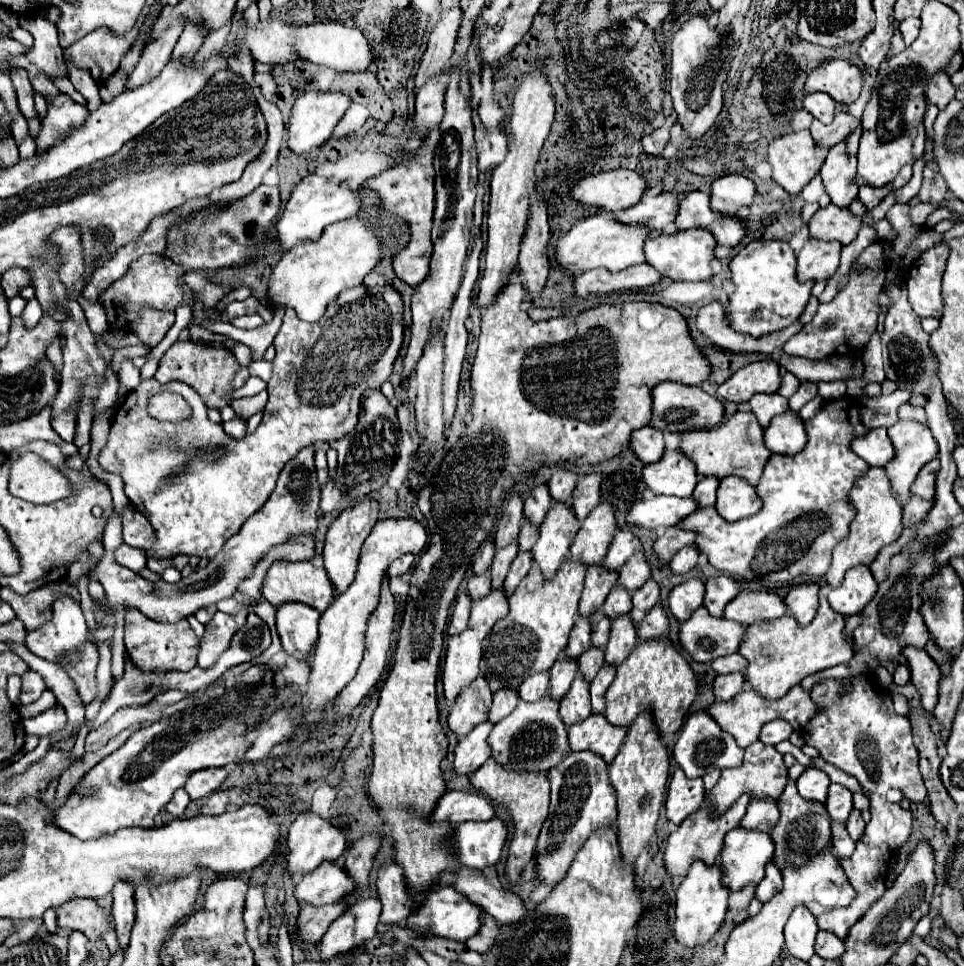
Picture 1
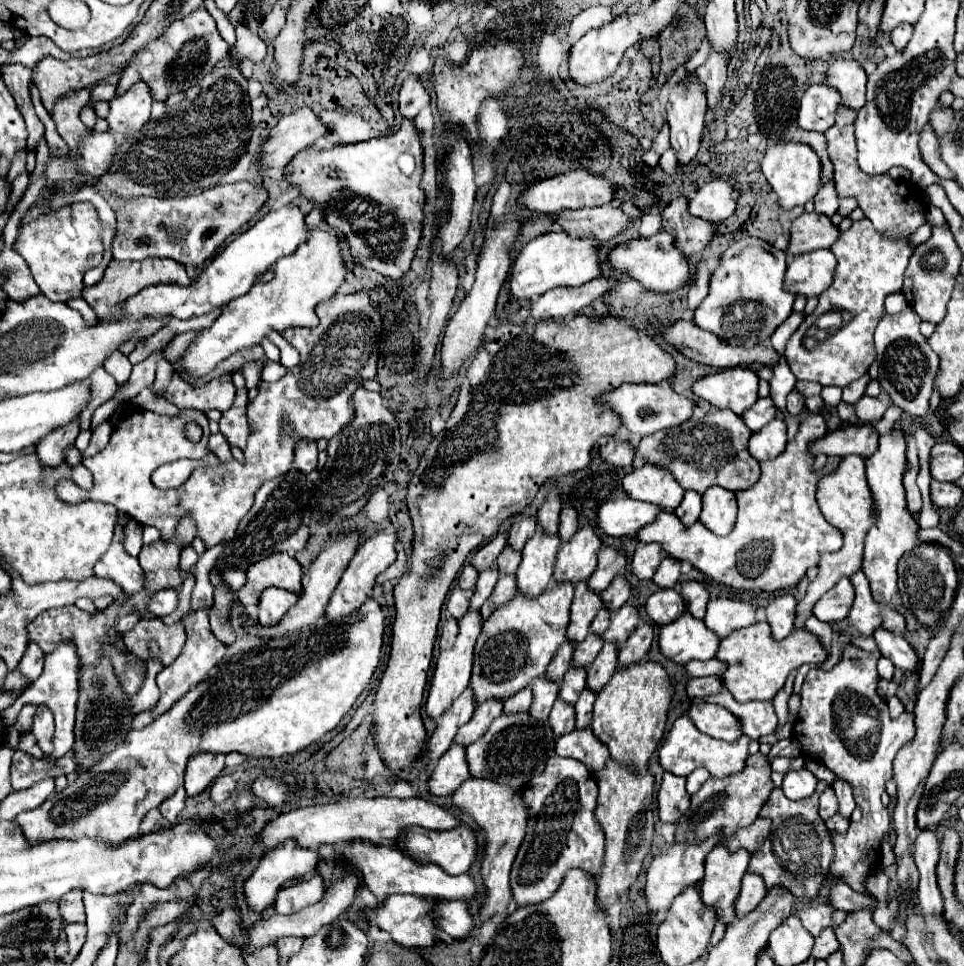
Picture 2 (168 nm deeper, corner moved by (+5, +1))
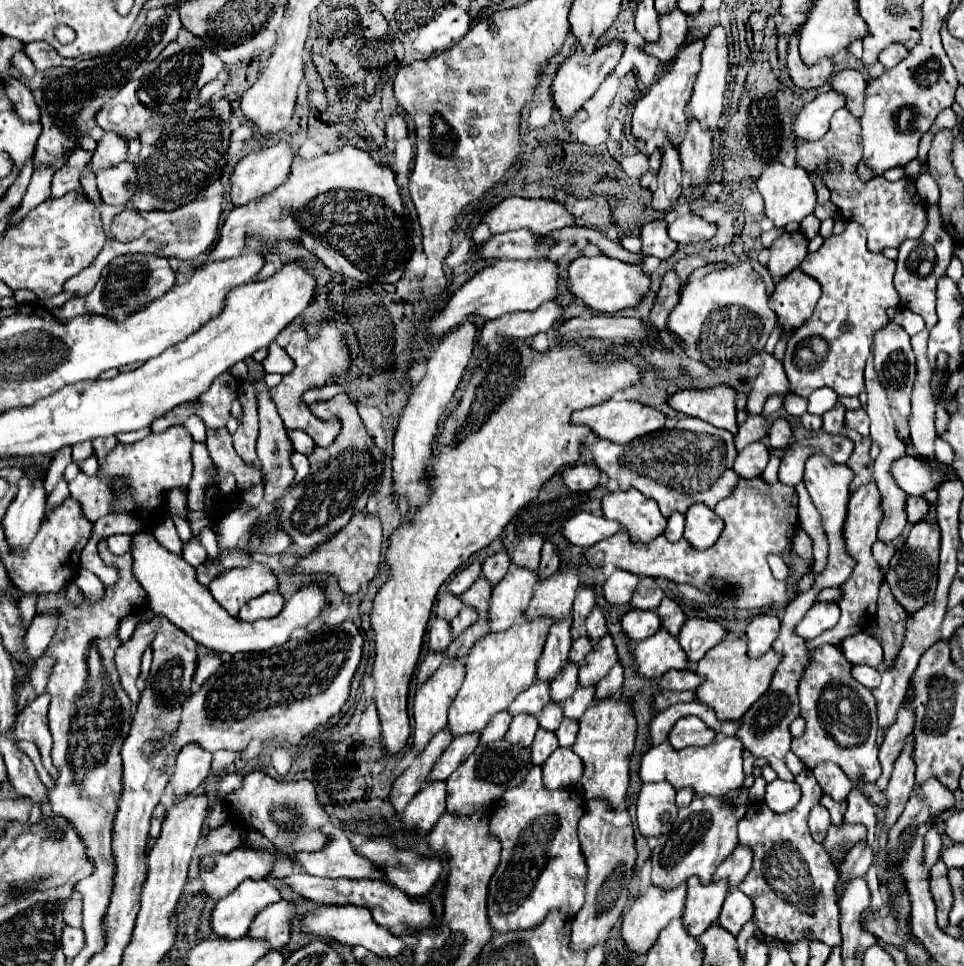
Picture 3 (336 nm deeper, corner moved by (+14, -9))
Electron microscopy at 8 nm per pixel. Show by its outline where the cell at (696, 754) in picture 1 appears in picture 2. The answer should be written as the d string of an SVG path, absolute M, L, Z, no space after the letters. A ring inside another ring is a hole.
M682 715L672 725L672 731L664 739L664 743L662 743L660 751L658 751L658 759L660 759L660 765L666 771L674 773L674 775L686 777L696 767L706 767L710 771L710 775L714 775L714 777L726 777L726 775L738 773L744 767L744 761L748 757L748 741L750 739L746 735L740 737L740 741L734 741L734 743L712 739L712 737L700 733L688 715Z

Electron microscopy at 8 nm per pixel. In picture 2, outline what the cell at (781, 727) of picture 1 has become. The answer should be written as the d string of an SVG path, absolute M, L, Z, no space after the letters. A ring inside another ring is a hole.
M728 689L722 693L708 697L706 701L718 703L726 709L730 709L740 721L742 721L742 731L750 739L760 739L764 735L772 735L778 727L778 717L774 711L772 701L748 701L748 703L738 703Z

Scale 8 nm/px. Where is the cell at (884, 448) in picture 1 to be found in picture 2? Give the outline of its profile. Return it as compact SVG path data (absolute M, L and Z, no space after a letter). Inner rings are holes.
M848 425L838 431L826 433L822 439L814 441L812 453L826 453L826 455L858 455L868 459L878 449L878 431L872 425Z

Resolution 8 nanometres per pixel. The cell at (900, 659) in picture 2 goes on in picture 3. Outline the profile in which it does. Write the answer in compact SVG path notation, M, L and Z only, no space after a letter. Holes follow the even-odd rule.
M857 633L857 635L843 639L839 649L841 649L843 657L853 665L877 667L883 661L881 643L867 633Z

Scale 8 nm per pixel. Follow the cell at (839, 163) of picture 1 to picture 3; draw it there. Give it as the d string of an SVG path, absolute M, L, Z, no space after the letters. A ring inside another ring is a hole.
M809 215L809 217L801 223L801 229L799 229L799 231L805 235L807 241L811 241L811 239L819 233L819 219L813 217L813 215Z

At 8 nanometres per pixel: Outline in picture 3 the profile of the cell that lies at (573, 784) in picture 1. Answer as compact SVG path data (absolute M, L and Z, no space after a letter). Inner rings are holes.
M531 767L523 783L505 791L495 807L489 811L489 835L501 841L501 863L493 873L487 897L487 917L493 931L519 931L535 929L543 923L549 911L559 909L569 919L577 915L585 895L585 857L581 855L577 839L577 823L585 813L585 801L577 789L555 789L549 791L541 781L541 767Z

